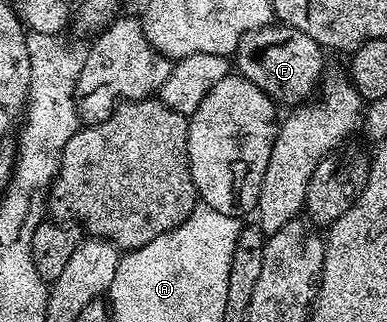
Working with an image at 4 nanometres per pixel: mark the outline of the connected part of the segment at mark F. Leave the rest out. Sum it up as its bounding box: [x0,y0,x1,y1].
[234,23,326,107]

